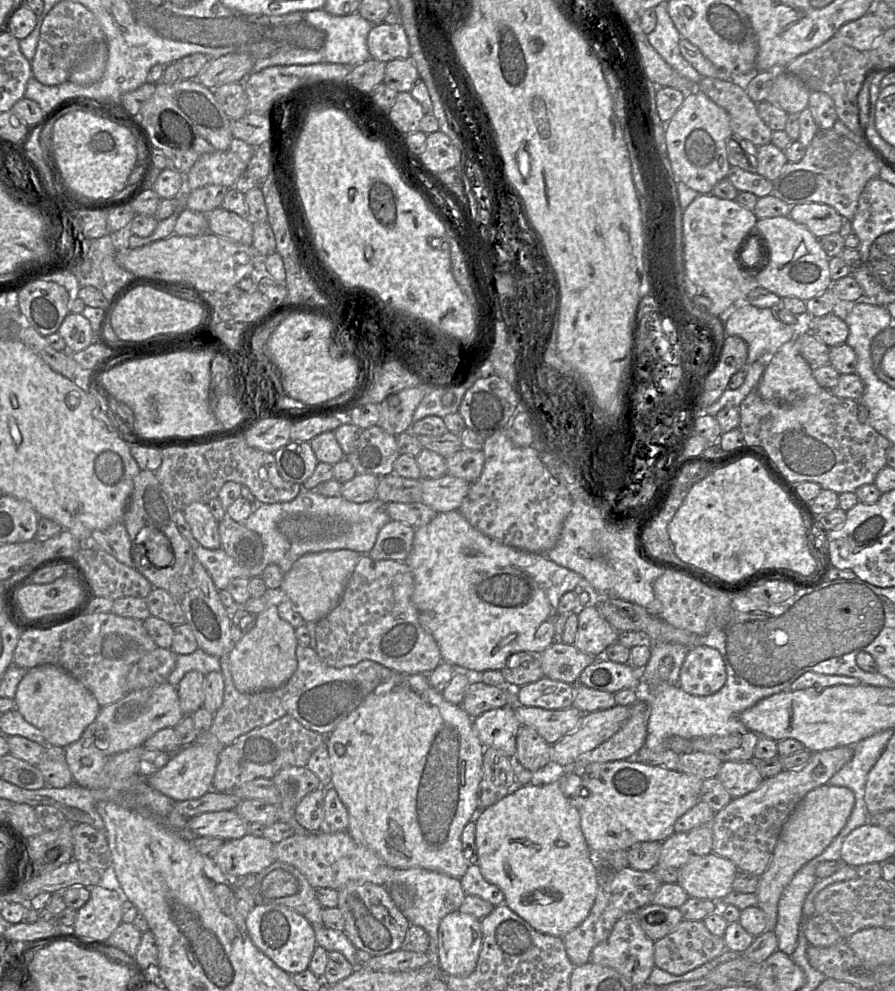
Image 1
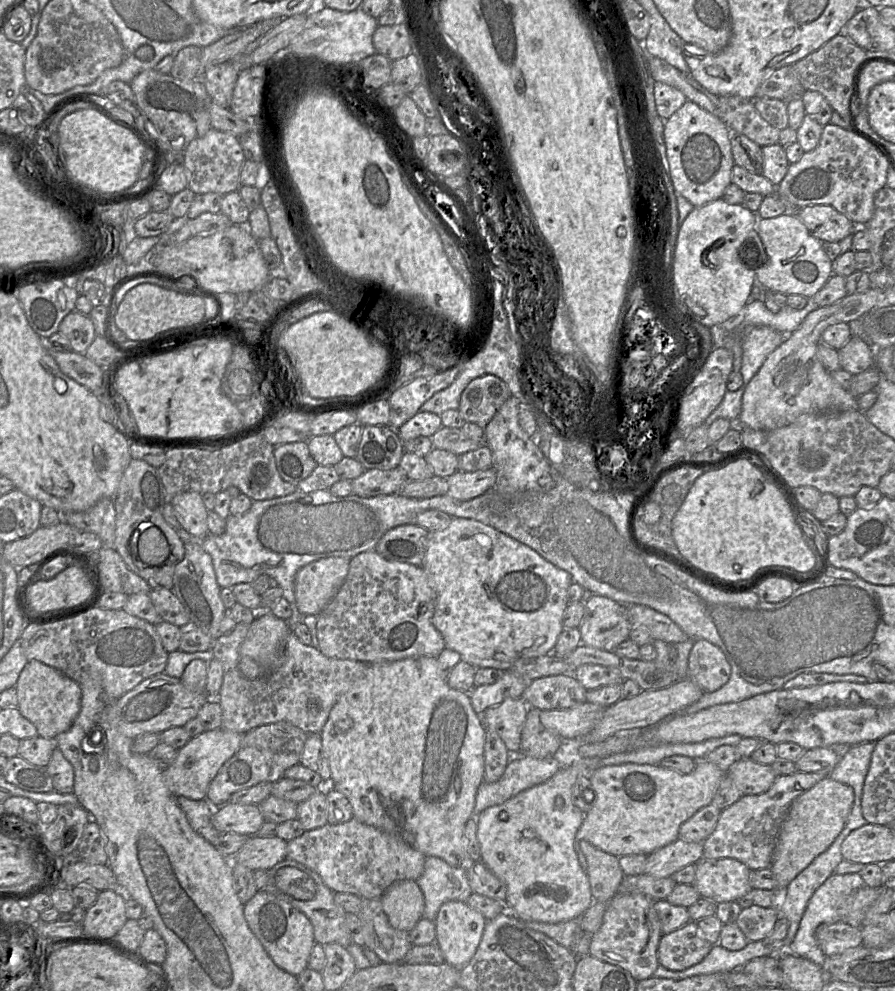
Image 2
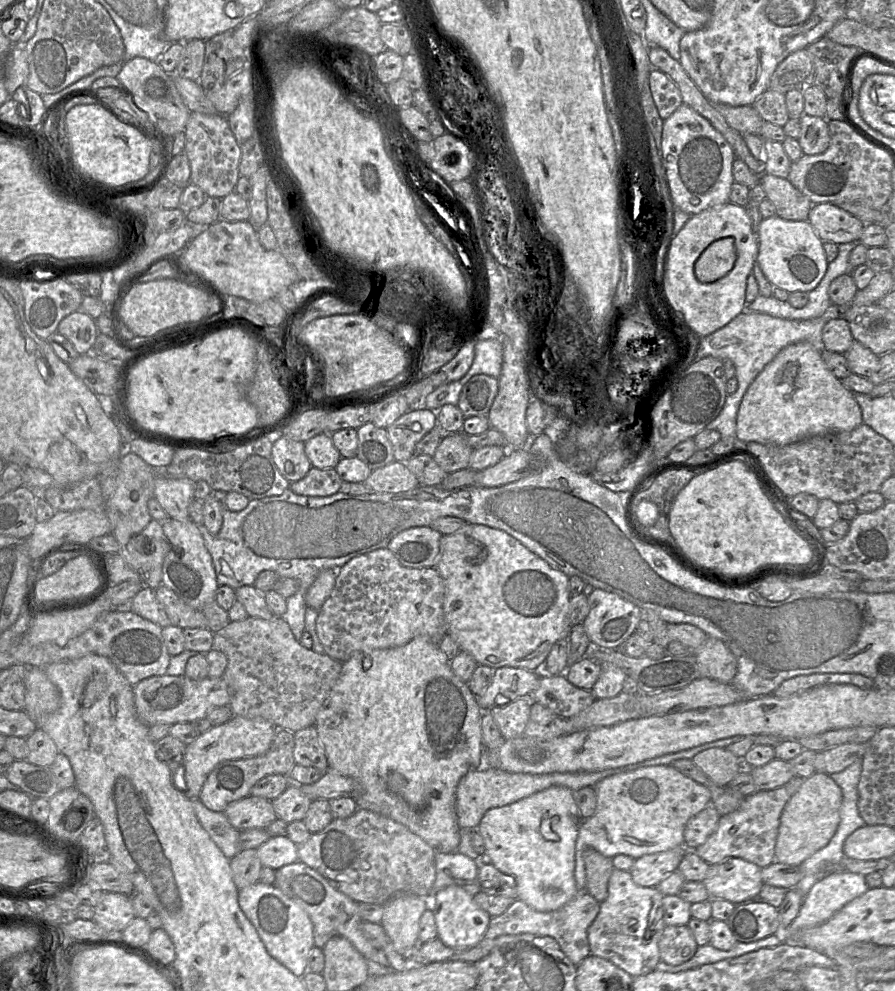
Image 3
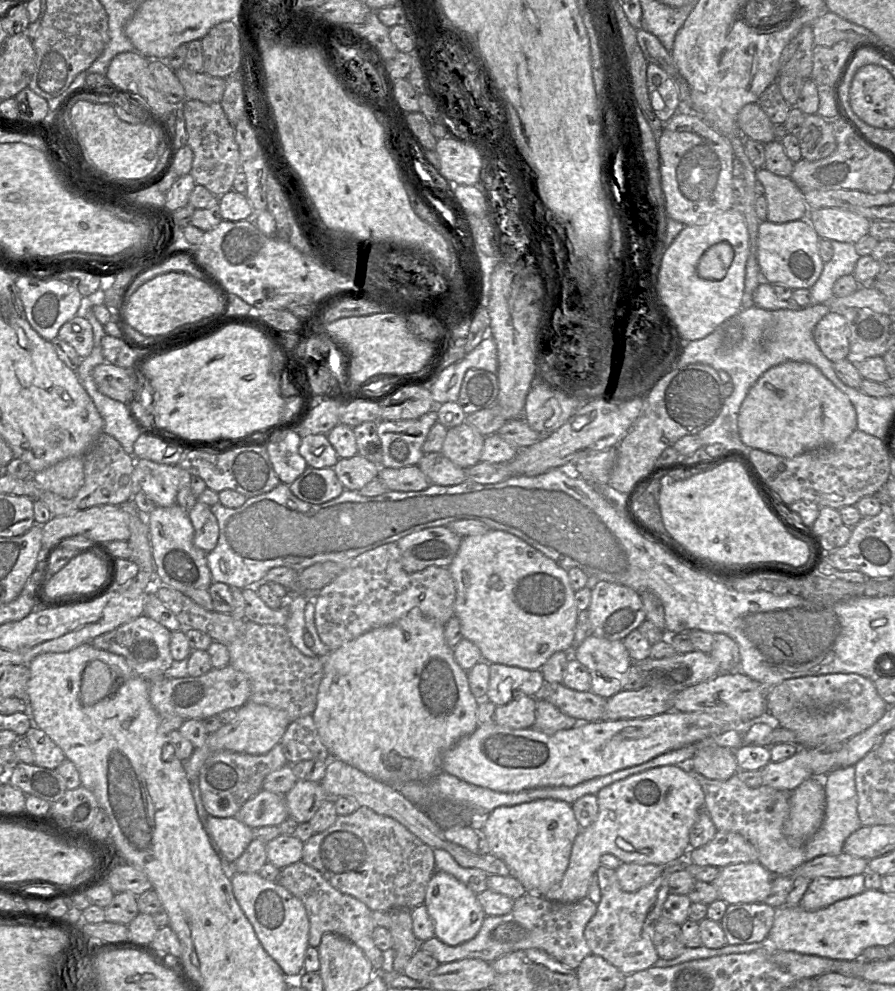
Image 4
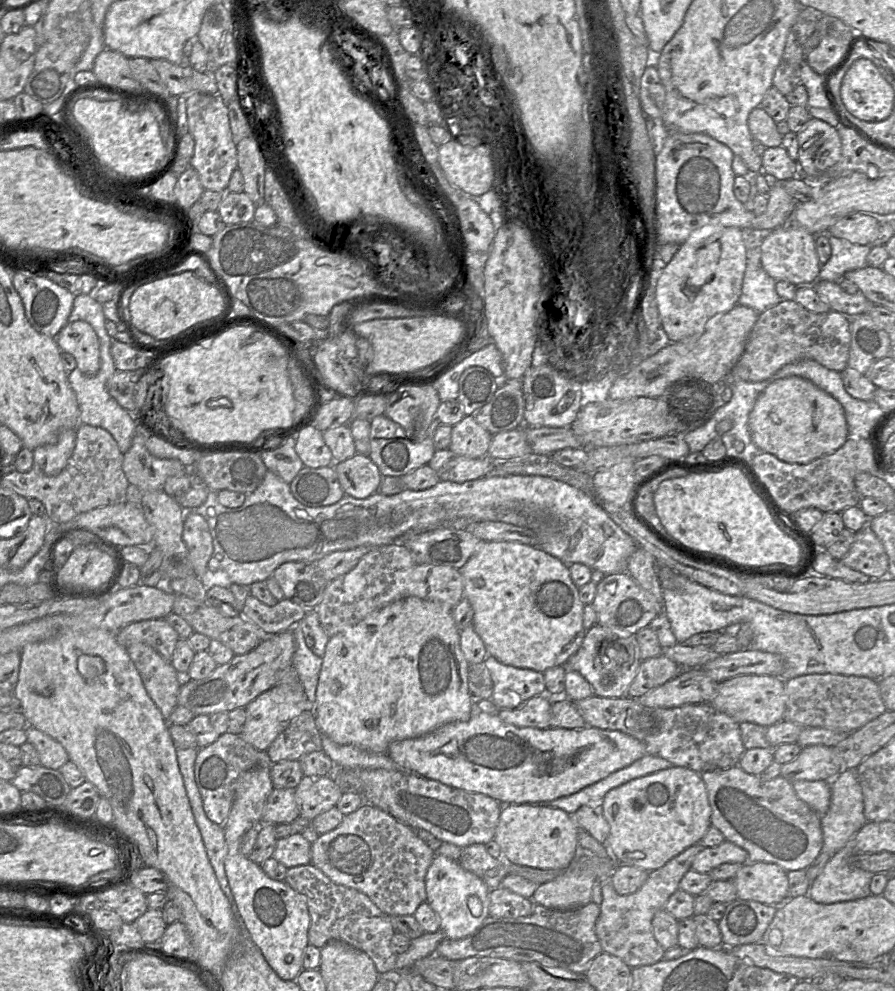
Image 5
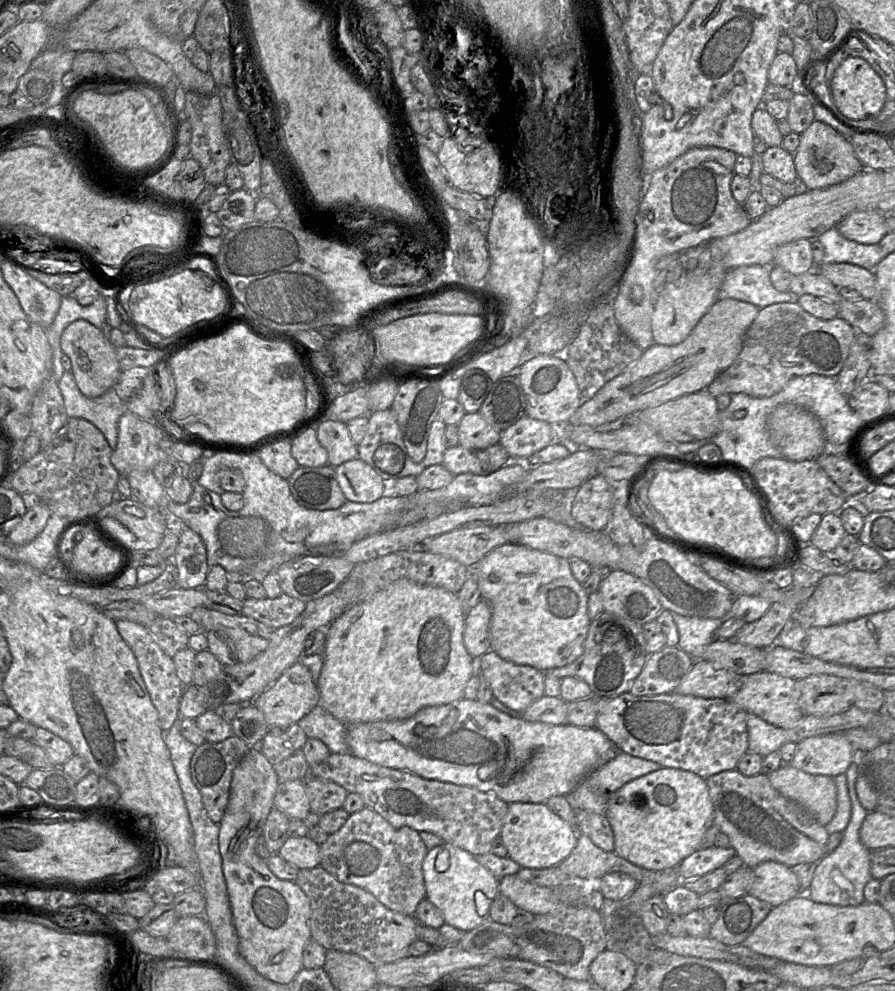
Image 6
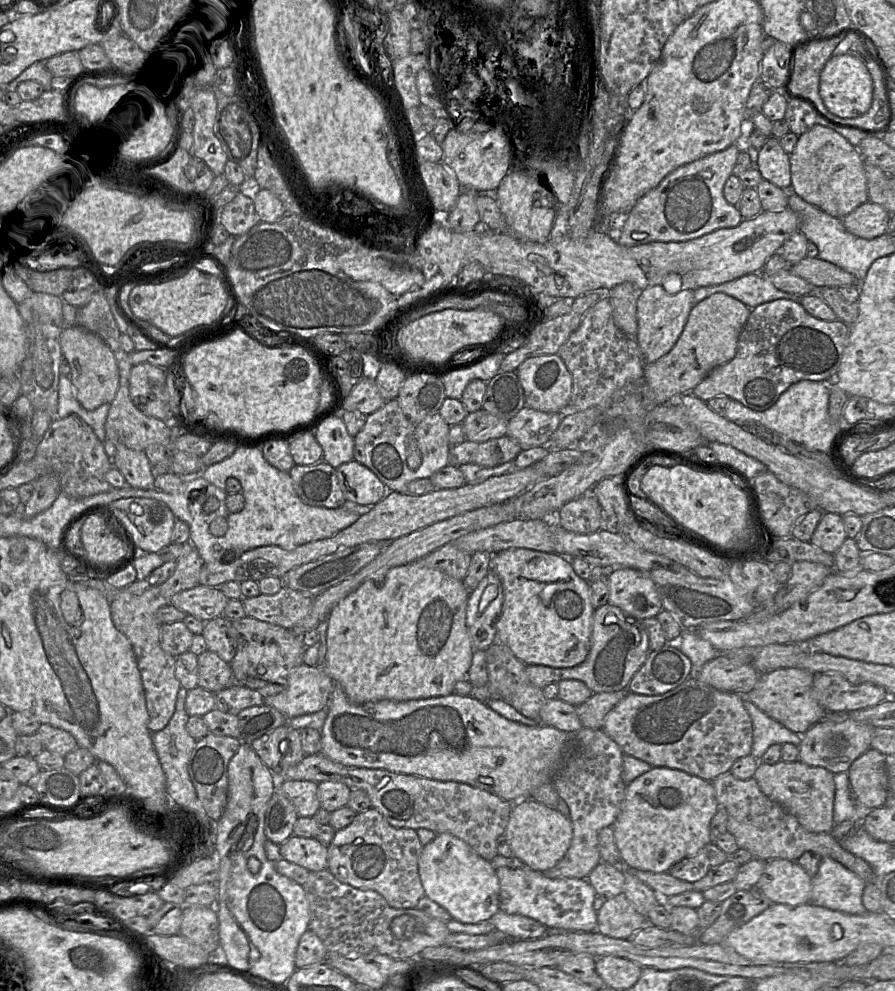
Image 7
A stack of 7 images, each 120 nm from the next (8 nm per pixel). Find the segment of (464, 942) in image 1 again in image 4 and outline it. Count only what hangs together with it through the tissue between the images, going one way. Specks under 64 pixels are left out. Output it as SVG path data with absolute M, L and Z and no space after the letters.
M435 871L427 885L424 906L433 921L435 937L449 946L474 938L486 916L477 894L454 876L441 871Z

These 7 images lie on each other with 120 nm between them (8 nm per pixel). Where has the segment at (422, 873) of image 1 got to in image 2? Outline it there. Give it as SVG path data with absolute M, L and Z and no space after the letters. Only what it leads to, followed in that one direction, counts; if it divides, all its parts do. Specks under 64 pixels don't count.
M435 856L426 857L424 872L416 882L424 895L423 918L433 922L445 902L466 902L473 893L466 869L451 867Z

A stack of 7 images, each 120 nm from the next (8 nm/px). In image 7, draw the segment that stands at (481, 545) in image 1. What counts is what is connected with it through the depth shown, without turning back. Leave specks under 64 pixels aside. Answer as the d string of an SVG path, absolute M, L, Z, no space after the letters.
M510 548L492 556L491 571L500 580L503 605L496 622L496 642L511 650L525 665L573 668L589 654L594 608L590 600L590 584L578 577L570 559L555 552L546 553L525 548Z

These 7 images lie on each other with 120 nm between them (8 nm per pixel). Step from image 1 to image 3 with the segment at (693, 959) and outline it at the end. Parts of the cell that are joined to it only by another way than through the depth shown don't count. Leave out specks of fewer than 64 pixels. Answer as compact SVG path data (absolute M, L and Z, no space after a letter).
M688 925L665 926L658 943L660 960L677 966L691 959L698 944Z

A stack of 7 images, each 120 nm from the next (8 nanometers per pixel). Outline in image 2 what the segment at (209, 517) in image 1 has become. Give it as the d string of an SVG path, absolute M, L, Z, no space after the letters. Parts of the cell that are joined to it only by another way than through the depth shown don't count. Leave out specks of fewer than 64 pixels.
M184 492L174 496L170 502L180 526L189 534L205 539L209 533L207 509L198 492Z

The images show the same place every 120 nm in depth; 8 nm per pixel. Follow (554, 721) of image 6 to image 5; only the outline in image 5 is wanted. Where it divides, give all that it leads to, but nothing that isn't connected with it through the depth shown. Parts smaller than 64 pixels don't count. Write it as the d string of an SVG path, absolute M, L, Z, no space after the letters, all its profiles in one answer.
M547 693L530 698L516 709L500 709L498 717L506 724L518 728L549 728L551 697Z

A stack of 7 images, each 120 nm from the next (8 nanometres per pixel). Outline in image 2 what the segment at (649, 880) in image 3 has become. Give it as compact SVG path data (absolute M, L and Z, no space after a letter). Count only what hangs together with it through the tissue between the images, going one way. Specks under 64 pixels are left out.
M680 838L647 855L644 874L655 878L670 877L674 872L689 864L696 864L703 858L703 843L686 842Z

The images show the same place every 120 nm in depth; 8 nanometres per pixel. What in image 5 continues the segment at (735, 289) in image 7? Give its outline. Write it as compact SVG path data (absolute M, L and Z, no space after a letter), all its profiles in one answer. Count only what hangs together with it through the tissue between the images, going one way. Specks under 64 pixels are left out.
M760 248L748 251L747 265L743 276L738 304L762 313L784 301L775 289L775 279L763 269L760 262Z

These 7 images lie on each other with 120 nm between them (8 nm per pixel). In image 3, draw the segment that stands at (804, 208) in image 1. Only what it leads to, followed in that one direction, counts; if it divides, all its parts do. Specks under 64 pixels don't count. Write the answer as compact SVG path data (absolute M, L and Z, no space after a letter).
M833 203L813 204L807 219L822 241L859 242L865 223Z

